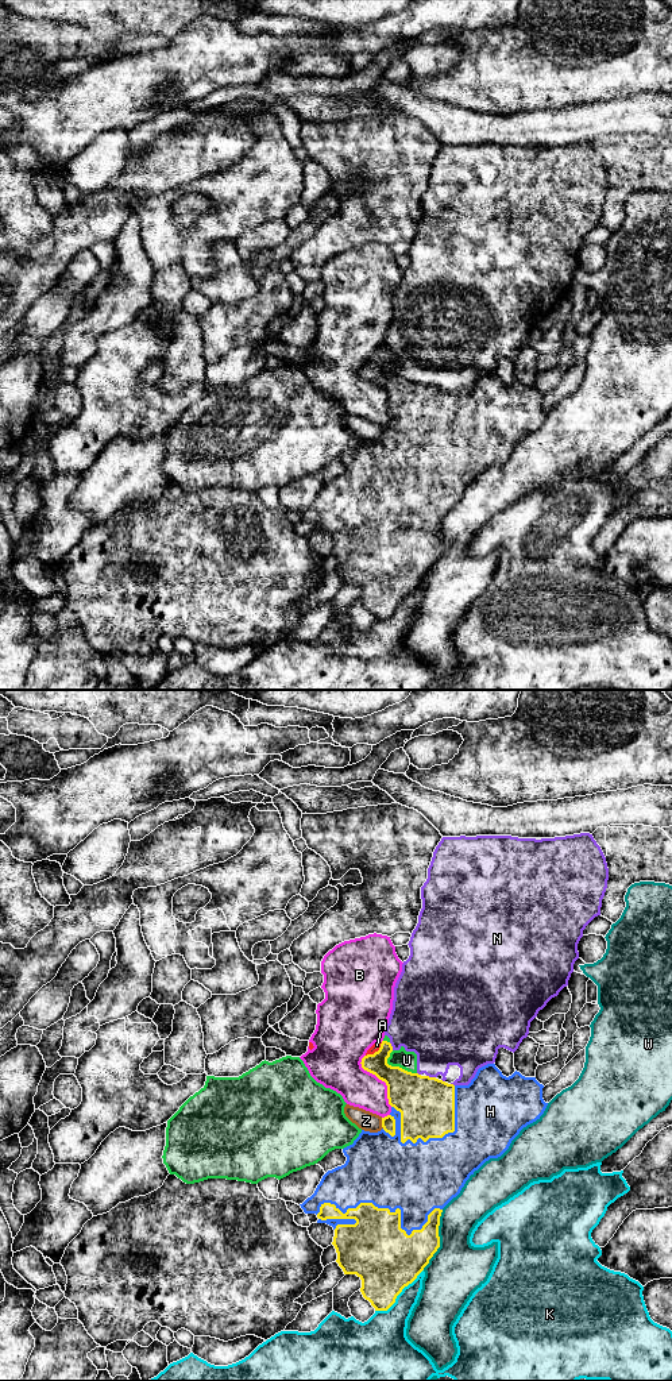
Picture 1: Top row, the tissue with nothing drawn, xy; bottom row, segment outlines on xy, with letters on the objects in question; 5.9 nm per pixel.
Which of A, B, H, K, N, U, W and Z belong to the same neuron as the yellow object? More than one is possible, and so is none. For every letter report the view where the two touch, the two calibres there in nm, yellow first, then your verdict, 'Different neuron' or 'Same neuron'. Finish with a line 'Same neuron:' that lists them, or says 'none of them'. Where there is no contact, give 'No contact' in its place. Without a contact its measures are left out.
A: Touches yellow in xy. Thickness 180 nm (yellow) against 50 nm. Same neuron
B: Touches yellow in xy. Thickness 260 nm (yellow) against 260 nm. Different neuron
H: Touches yellow in xy. Thickness 380 nm (yellow) against 420 nm. Same neuron
K: Touches yellow in xy. Thickness 380 nm (yellow) against 260 nm. Different neuron
N: Touches yellow in xy. Thickness 340 nm (yellow) against 360 nm. Different neuron
U: Touches yellow in xy. Thickness 300 nm (yellow) against 110 nm. Different neuron
W: Touches yellow in xy. Thickness 280 nm (yellow) against 320 nm. Different neuron
Z: Touches yellow in xy. Thickness 80 nm (yellow) against 120 nm. Different neuron
Same neuron: A, H

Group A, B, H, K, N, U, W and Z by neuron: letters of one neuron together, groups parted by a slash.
A H / B / K / N U / W Z

